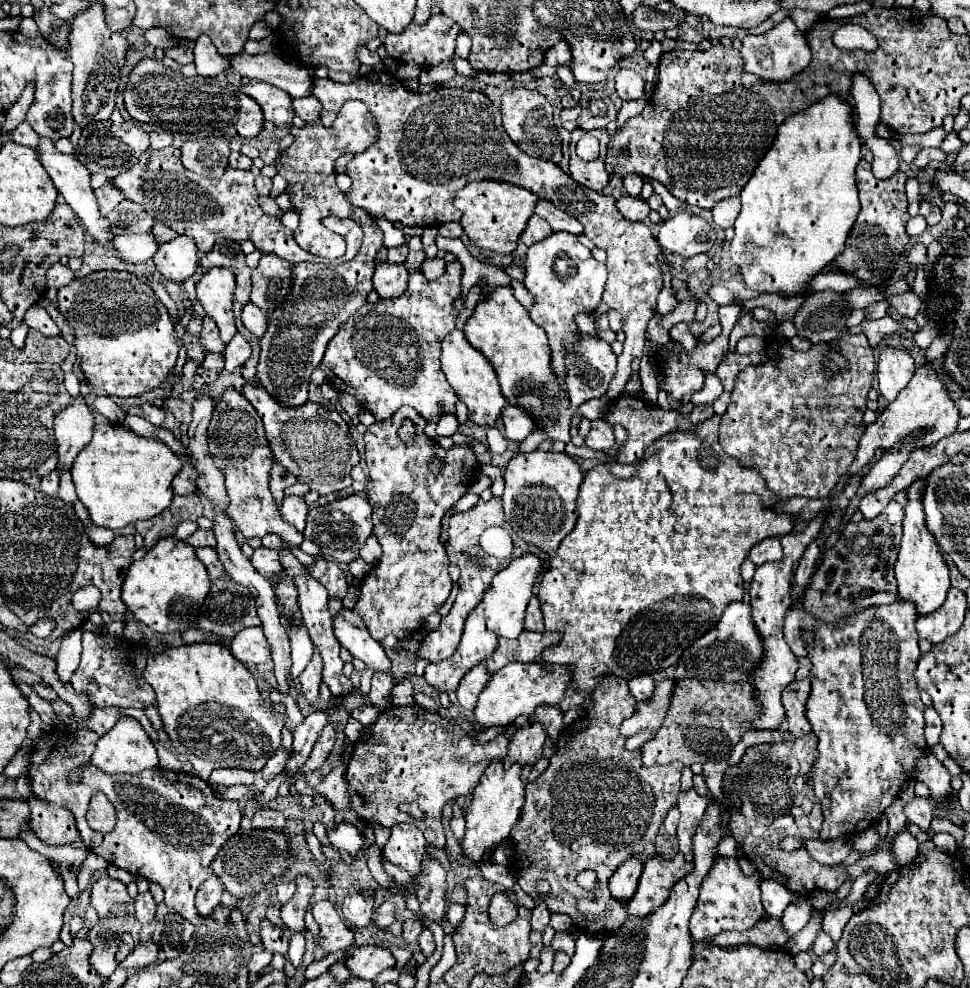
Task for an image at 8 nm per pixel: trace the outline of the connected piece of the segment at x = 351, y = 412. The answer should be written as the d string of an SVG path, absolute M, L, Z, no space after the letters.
M341 393L341 395L339 395L339 405L343 407L343 411L345 411L349 417L357 417L359 411L361 411L359 401L357 401L353 395L349 395L349 393Z

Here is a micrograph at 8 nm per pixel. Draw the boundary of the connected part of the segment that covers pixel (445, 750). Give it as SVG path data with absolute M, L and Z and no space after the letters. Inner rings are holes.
M393 705L393 707L387 707L385 711L381 711L379 719L361 731L357 745L353 749L353 755L349 759L349 765L347 765L347 773L345 773L349 805L351 805L351 809L355 809L359 819L367 821L367 823L379 823L383 827L393 827L399 823L419 823L419 829L423 831L427 847L443 849L445 847L445 833L443 833L441 822L443 805L455 797L469 795L475 789L475 785L479 783L479 777L483 775L483 771L491 763L491 759L499 759L499 761L505 759L507 743L509 743L509 737L497 735L493 741L489 741L485 745L475 745L473 743L475 735L471 735L471 737L467 735L457 745L453 745L451 737L453 737L451 721L441 717L439 713L419 709L419 705L409 705L409 707ZM417 799L419 799L419 807L425 811L425 819L411 819L409 815L405 815L397 809L399 803L417 801Z

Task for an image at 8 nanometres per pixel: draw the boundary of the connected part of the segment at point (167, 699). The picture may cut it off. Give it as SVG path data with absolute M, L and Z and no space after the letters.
M195 643L183 647L169 647L149 659L143 679L153 687L157 695L157 711L163 719L163 729L169 735L173 749L193 765L193 775L209 781L213 769L237 767L247 771L261 771L271 753L281 747L281 729L285 725L283 715L275 713L269 701L263 701L257 683L247 667L237 661L225 645Z

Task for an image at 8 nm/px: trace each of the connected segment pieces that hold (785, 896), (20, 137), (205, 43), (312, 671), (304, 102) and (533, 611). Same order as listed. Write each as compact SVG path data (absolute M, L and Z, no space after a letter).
M761 881L761 901L771 917L781 917L785 907L791 903L793 893L789 889L783 889L777 881Z
M23 121L15 131L11 131L9 135L3 135L3 143L5 141L15 141L15 143L21 143L21 145L29 145L33 147L37 153L39 153L39 135L31 129L31 125L27 125L27 121Z
M199 35L199 39L195 41L195 65L197 65L197 73L201 77L217 77L221 75L225 69L231 67L231 63L227 59L223 59L215 45L211 43L211 39L207 35Z
M315 649L315 653L313 653L313 659L309 661L309 665L305 667L305 671L303 671L303 673L301 673L301 677L299 677L299 683L301 683L303 697L305 697L309 703L317 703L317 699L319 699L321 669L323 669L321 655L319 655L319 651Z
M303 97L303 99L293 99L293 111L299 115L305 123L313 123L319 119L319 101L315 97Z
M531 597L527 609L525 609L525 629L529 631L543 631L543 615L541 615L541 603L537 597Z

